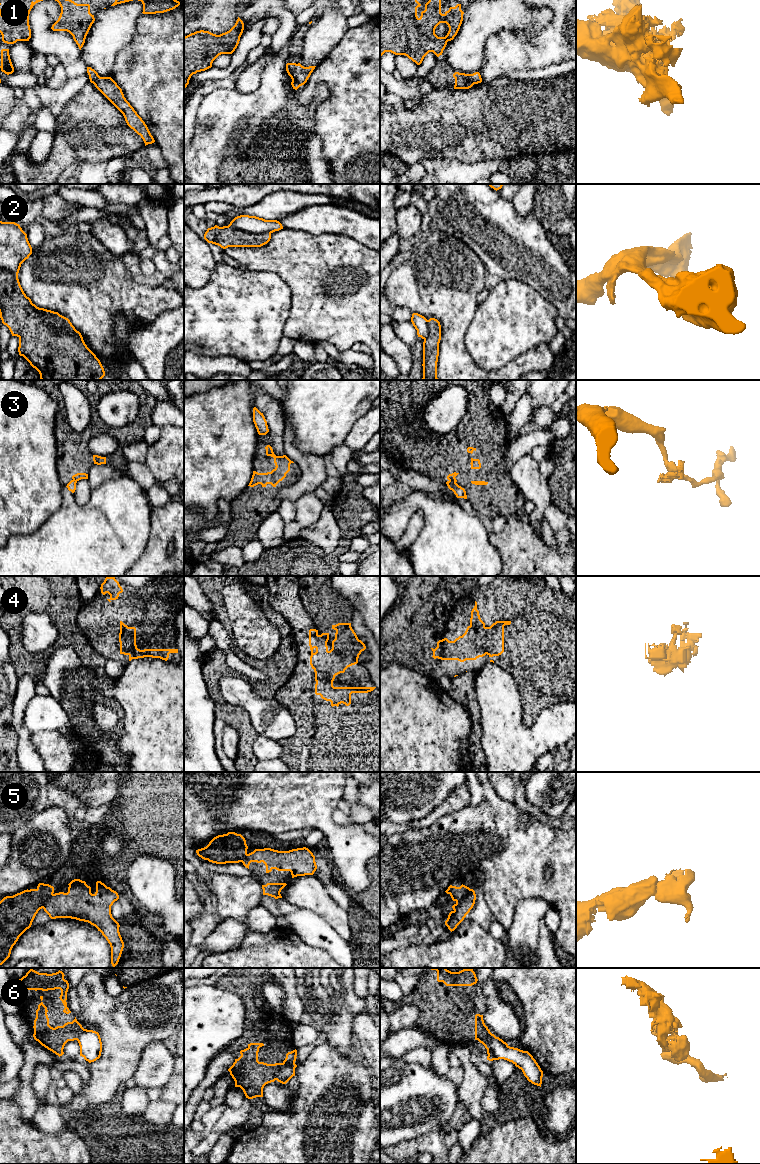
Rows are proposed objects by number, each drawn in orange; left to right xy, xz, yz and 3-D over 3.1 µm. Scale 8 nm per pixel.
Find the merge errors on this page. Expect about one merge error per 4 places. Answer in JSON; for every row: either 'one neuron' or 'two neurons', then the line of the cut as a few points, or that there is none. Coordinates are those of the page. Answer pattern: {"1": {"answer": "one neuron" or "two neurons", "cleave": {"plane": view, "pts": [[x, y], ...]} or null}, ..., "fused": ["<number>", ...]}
{"1": {"answer": "one neuron", "cleave": null}, "2": {"answer": "two neurons", "cleave": {"plane": "xz", "pts": [[228, 225], [246, 232], [270, 233]]}}, "3": {"answer": "two neurons", "cleave": {"plane": "yz", "pts": [[449, 480], [455, 482]]}}, "4": {"answer": "one neuron", "cleave": null}, "5": {"answer": "two neurons", "cleave": {"plane": "yz", "pts": [[471, 889], [446, 921]]}}, "6": {"answer": "two neurons", "cleave": {"plane": "xz", "pts": [[282, 1063], [276, 1071], [275, 1079]]}}, "fused": ["2", "3", "5", "6"]}

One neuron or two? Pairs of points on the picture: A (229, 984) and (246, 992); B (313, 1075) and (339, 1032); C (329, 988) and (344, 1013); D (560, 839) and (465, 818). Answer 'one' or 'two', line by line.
A: one
B: two
C: one
D: one

